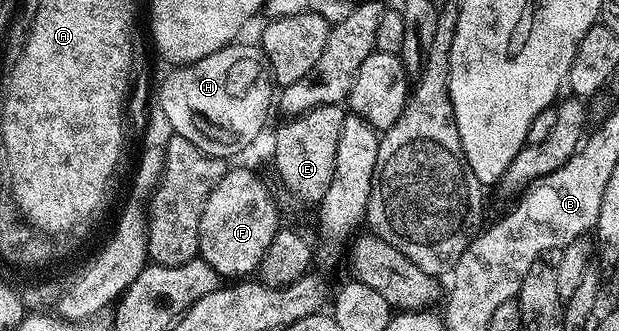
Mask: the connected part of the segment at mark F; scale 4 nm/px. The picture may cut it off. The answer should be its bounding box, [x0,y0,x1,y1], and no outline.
[199,168,279,278]

